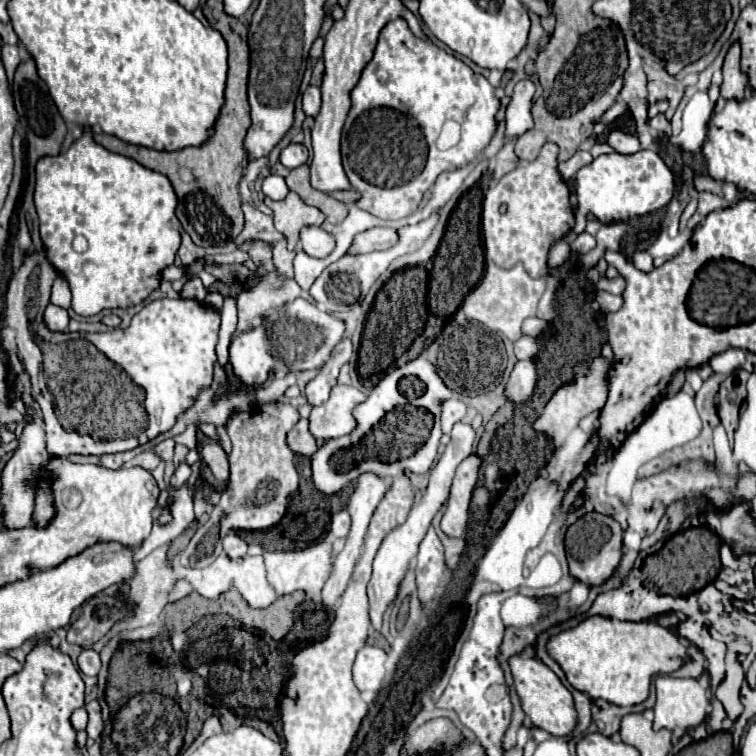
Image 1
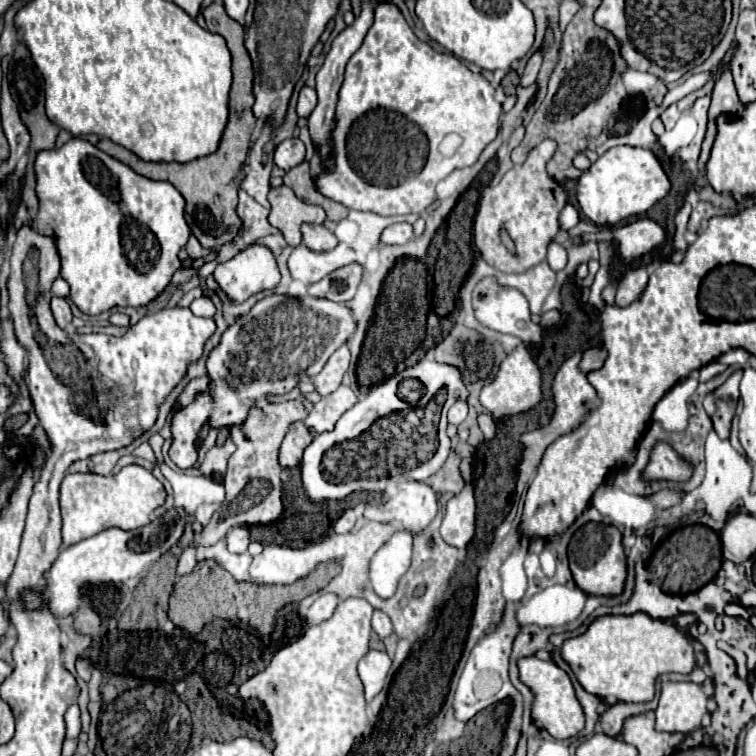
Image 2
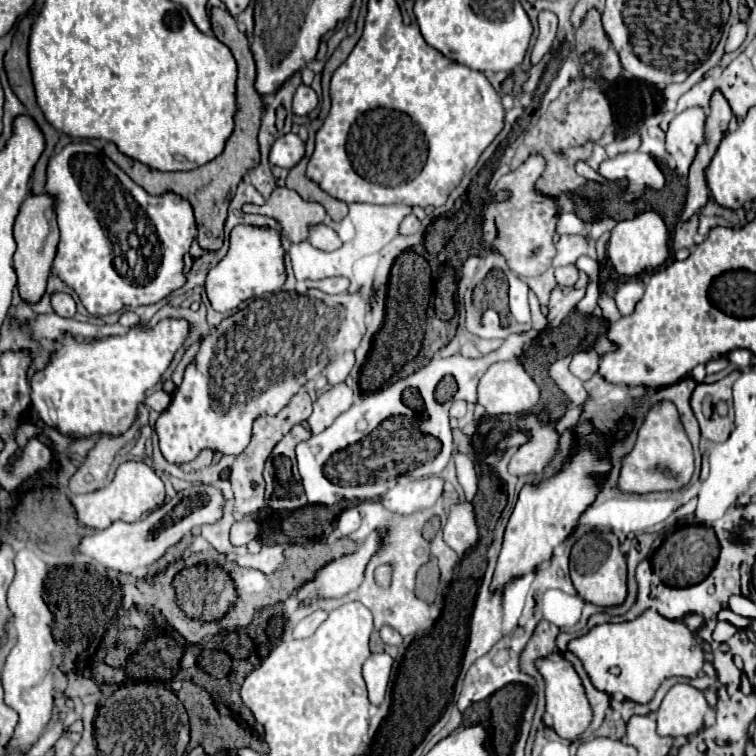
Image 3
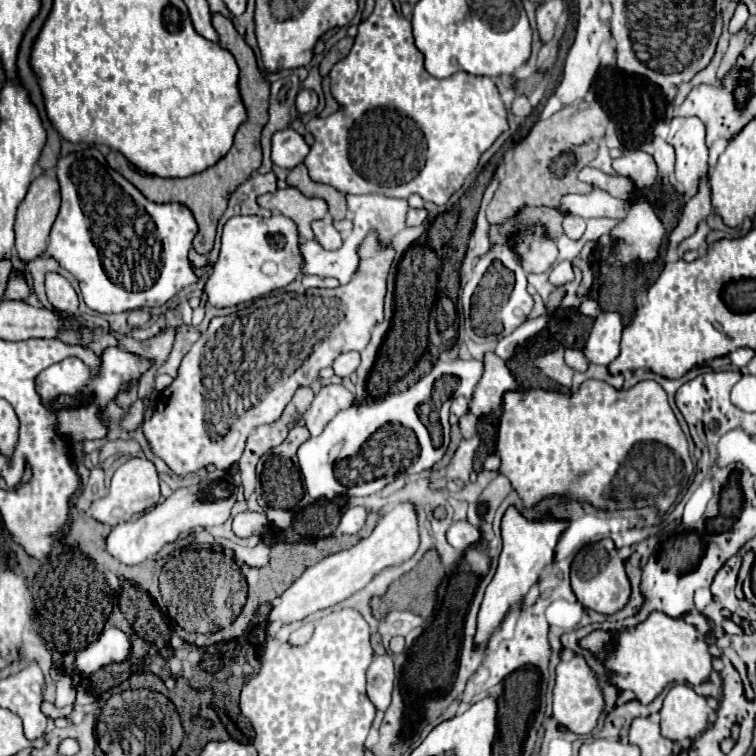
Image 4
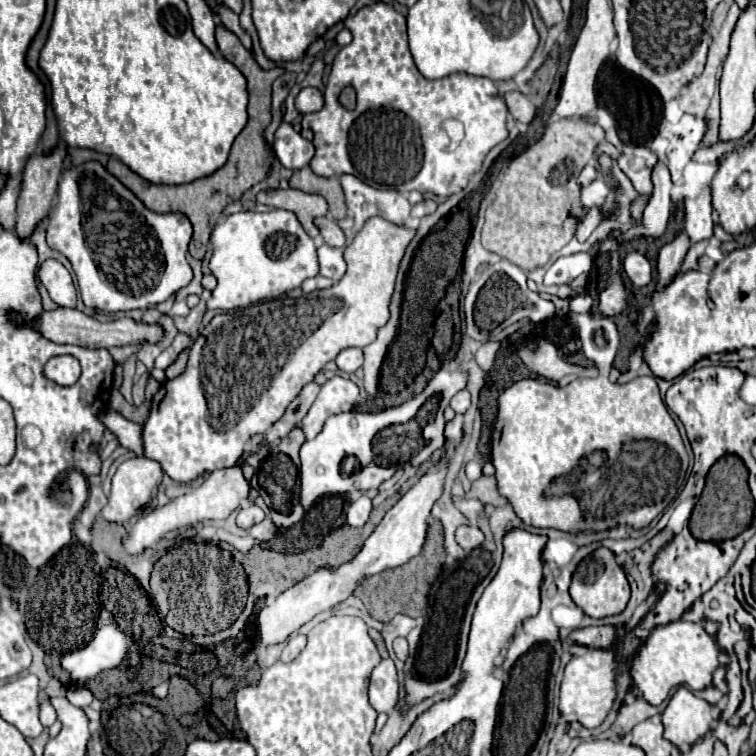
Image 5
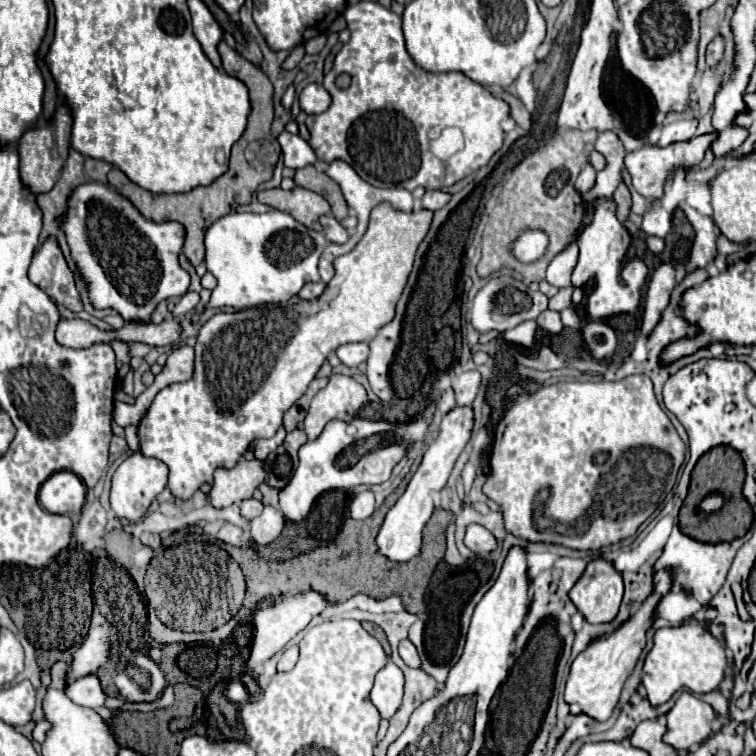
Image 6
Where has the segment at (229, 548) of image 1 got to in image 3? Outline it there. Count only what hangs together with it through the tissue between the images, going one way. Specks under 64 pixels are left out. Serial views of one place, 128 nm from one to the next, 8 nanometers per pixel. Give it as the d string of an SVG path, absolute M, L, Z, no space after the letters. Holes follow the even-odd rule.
M242 518L234 522L230 530L230 542L234 546L246 546L250 540L258 536L258 522L254 518Z

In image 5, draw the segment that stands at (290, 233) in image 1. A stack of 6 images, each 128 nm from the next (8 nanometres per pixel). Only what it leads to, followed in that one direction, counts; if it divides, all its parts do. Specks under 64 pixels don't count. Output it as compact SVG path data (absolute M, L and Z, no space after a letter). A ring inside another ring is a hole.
M264 190L256 196L256 200L260 204L272 206L272 208L282 208L282 210L290 210L296 214L296 218L300 220L302 228L308 232L308 236L316 238L318 236L318 228L314 226L314 218L316 216L324 216L328 212L328 204L322 196L318 194L306 194L302 190Z

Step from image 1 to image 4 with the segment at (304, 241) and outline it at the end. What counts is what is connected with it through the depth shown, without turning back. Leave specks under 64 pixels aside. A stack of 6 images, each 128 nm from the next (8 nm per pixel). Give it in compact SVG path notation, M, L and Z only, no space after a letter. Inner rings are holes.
M316 220L312 224L312 230L314 230L314 238L316 242L326 248L326 250L338 250L342 246L342 238L340 238L340 232L332 226L332 222L328 220Z

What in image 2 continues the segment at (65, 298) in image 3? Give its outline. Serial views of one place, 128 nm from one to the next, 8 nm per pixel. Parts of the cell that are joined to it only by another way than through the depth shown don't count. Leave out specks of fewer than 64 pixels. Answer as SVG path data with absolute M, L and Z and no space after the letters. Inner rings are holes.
M52 296L50 306L52 306L52 314L54 314L54 318L56 318L56 324L58 324L60 328L68 328L70 322L72 322L72 312L70 312L68 302L66 302L64 298Z

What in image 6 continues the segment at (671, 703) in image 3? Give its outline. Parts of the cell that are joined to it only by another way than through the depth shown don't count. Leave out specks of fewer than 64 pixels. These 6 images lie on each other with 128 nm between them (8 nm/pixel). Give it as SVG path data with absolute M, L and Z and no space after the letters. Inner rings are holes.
M682 692L666 714L668 730L664 734L664 742L676 750L690 750L694 744L702 744L712 732L710 722L714 716L716 714L710 704L690 692Z

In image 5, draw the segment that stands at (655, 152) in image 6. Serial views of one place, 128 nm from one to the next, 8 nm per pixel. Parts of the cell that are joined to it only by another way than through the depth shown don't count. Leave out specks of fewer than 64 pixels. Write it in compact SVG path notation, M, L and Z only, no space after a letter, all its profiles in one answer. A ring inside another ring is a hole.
M644 146L622 152L618 158L620 170L632 180L638 194L652 194L652 168L656 166L656 154Z

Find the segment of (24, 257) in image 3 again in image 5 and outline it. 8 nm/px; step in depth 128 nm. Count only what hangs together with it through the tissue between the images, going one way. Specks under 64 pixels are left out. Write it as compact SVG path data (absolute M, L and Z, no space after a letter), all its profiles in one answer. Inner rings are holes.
M58 144L58 148L50 154L50 156L42 156L36 154L26 162L24 168L24 176L22 176L22 190L20 190L20 198L18 198L18 220L16 220L16 234L20 236L20 240L28 240L34 230L38 228L38 224L48 216L50 208L52 208L52 200L56 196L56 188L58 188L58 180L62 174L62 144Z

